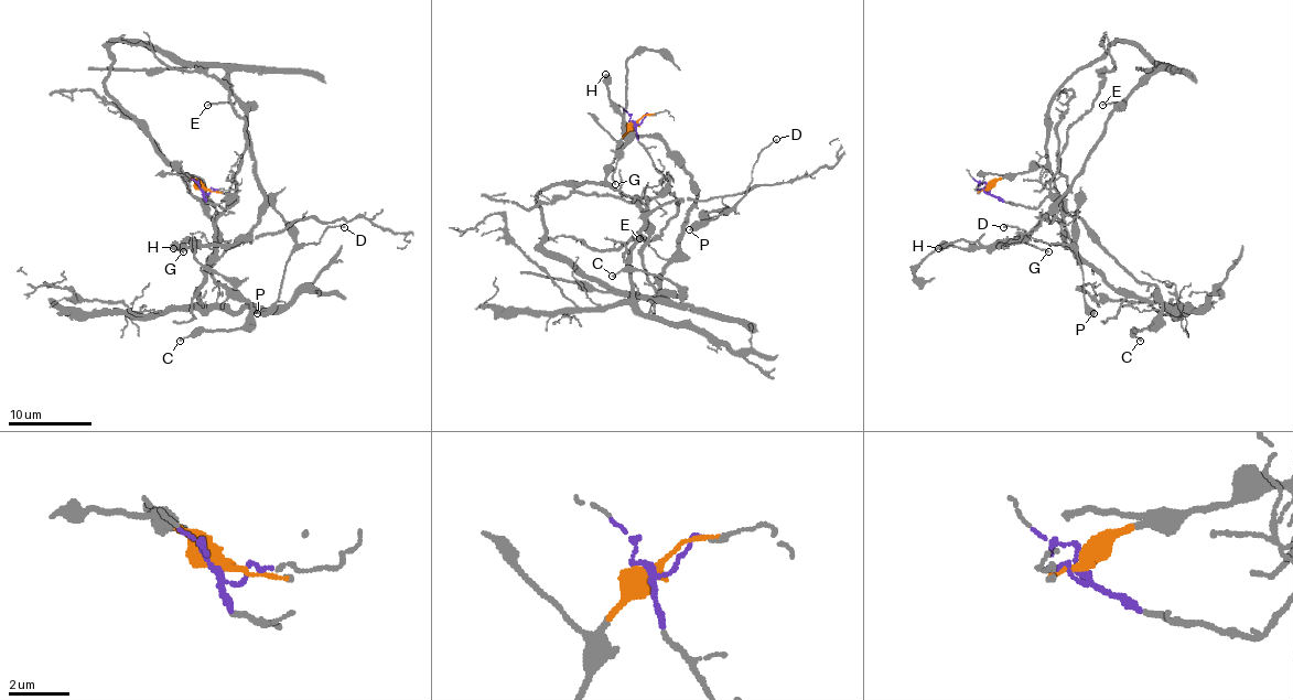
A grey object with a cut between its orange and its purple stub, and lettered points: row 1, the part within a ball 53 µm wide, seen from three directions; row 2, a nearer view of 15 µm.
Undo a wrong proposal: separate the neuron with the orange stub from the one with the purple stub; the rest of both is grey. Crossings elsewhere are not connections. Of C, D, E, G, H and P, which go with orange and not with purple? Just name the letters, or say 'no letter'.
C, D, E, G, H, P

